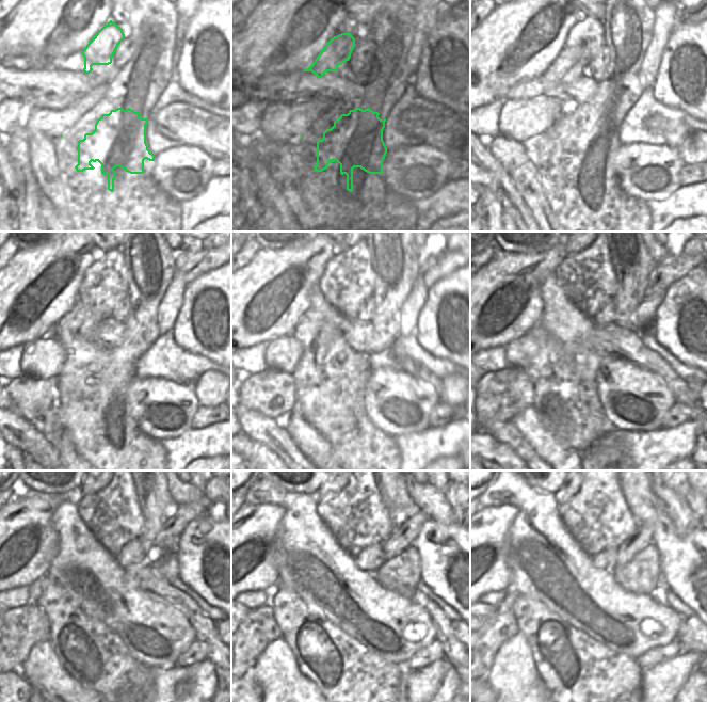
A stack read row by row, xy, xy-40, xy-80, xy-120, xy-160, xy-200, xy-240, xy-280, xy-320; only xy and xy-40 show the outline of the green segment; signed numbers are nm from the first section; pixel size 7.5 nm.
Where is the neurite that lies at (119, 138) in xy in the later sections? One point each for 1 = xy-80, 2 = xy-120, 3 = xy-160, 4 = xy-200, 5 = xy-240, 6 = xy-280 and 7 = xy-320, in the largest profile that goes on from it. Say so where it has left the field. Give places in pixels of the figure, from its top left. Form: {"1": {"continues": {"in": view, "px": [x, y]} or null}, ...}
{"1": {"continues": {"in": "xy-80", "px": [590, 139]}}, "2": {"continues": {"in": "xy-120", "px": [94, 377]}}, "3": {"continues": {"in": "xy-160", "px": [328, 375]}}, "4": {"continues": {"in": "xy-200", "px": [566, 401]}}, "5": {"continues": {"in": "xy-240", "px": [94, 654]}}, "6": {"continues": {"in": "xy-280", "px": [360, 687]}}, "7": {"continues": {"in": "xy-320", "px": [592, 687]}}}

